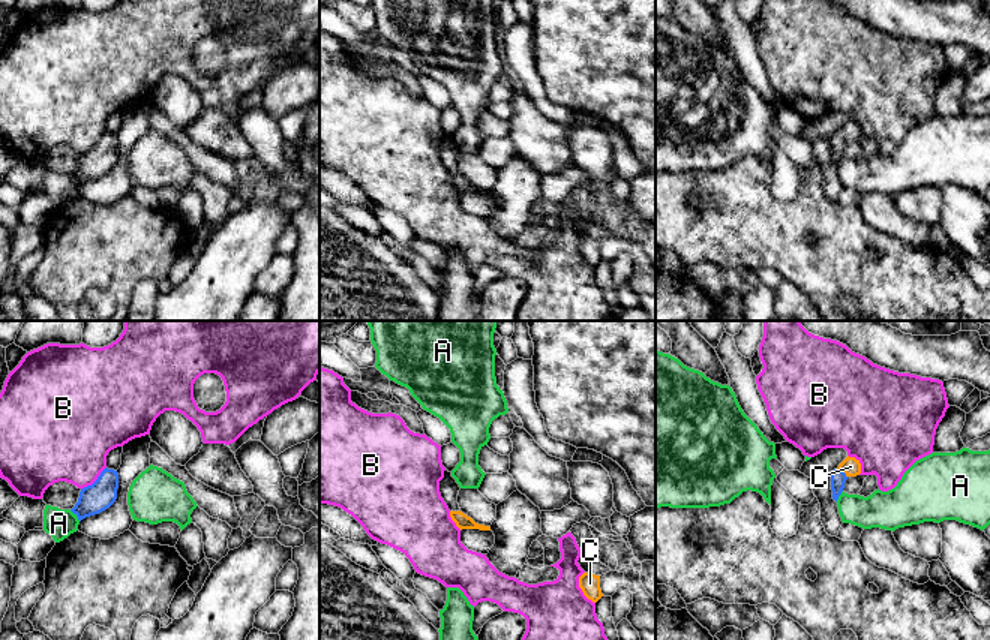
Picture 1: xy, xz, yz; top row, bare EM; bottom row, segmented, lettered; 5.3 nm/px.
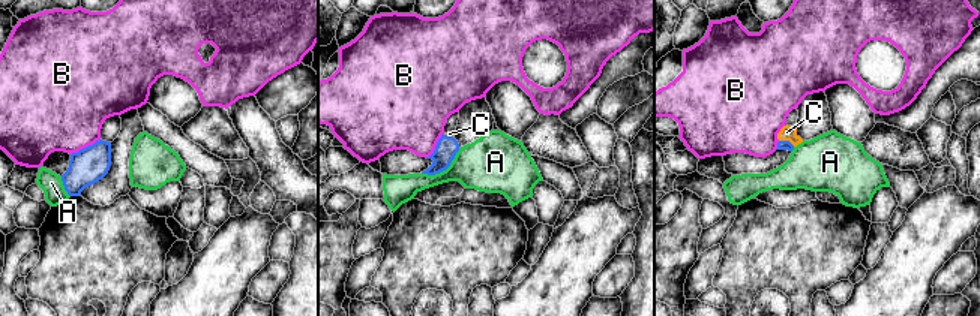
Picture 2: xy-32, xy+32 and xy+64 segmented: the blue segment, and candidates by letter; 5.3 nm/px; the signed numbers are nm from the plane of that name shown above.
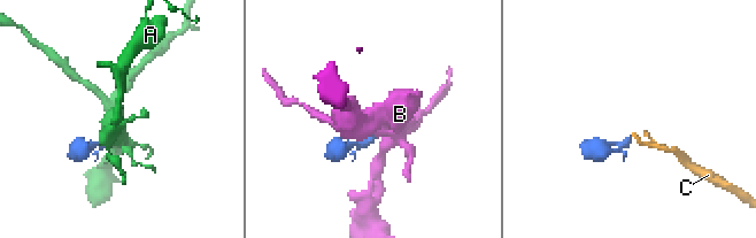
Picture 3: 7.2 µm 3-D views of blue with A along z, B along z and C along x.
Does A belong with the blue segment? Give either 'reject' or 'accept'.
reject

